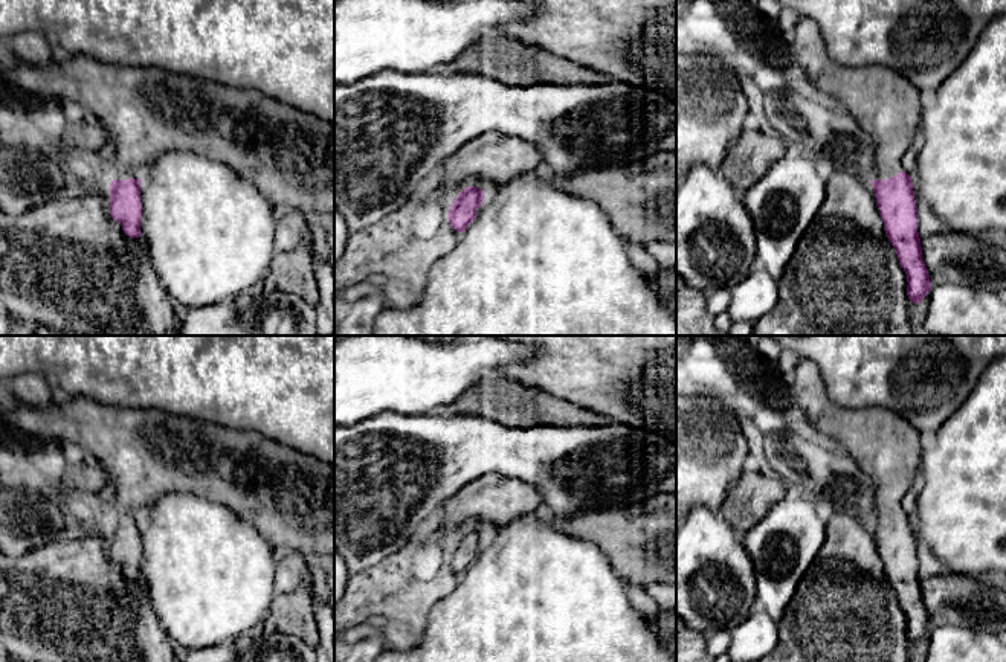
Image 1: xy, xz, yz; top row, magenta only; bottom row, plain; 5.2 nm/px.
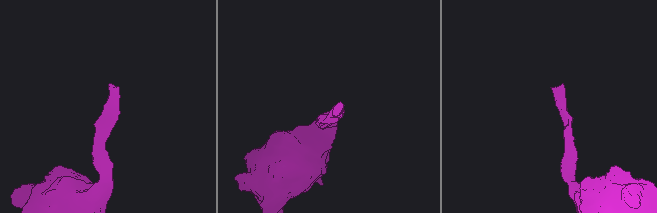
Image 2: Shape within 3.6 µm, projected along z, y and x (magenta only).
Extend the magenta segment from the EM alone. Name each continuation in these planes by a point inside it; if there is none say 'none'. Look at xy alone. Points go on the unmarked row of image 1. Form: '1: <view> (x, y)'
1: xy (287, 496)

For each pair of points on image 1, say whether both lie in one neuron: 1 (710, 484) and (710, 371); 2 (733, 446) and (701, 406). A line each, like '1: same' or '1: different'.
1: different
2: same

